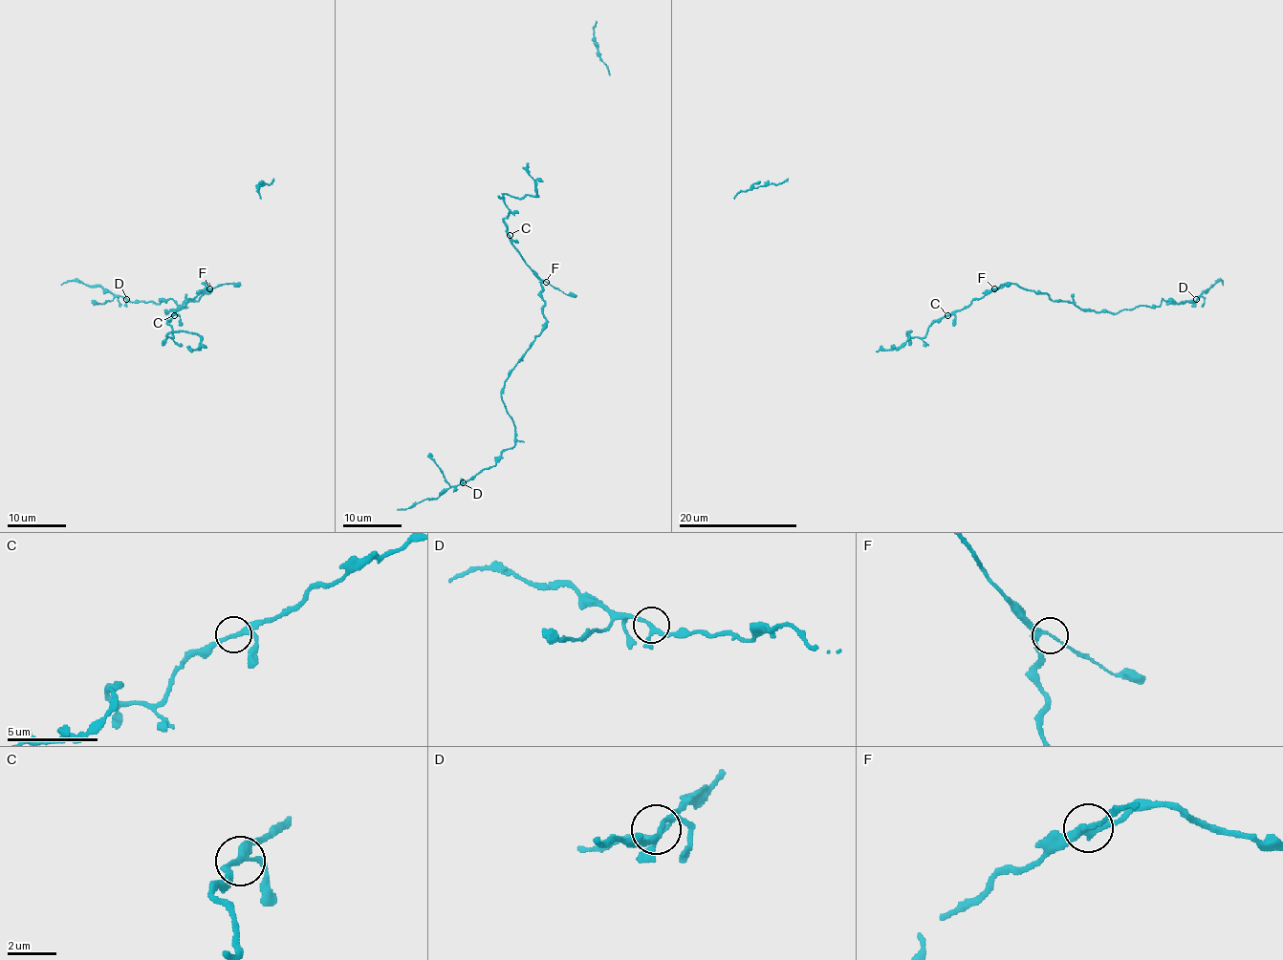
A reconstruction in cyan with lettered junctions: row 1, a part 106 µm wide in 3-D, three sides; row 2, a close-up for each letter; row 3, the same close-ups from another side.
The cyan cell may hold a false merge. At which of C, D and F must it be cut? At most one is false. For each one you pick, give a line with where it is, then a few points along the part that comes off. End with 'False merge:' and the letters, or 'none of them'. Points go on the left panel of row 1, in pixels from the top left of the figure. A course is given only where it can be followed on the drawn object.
False merge: none of them

